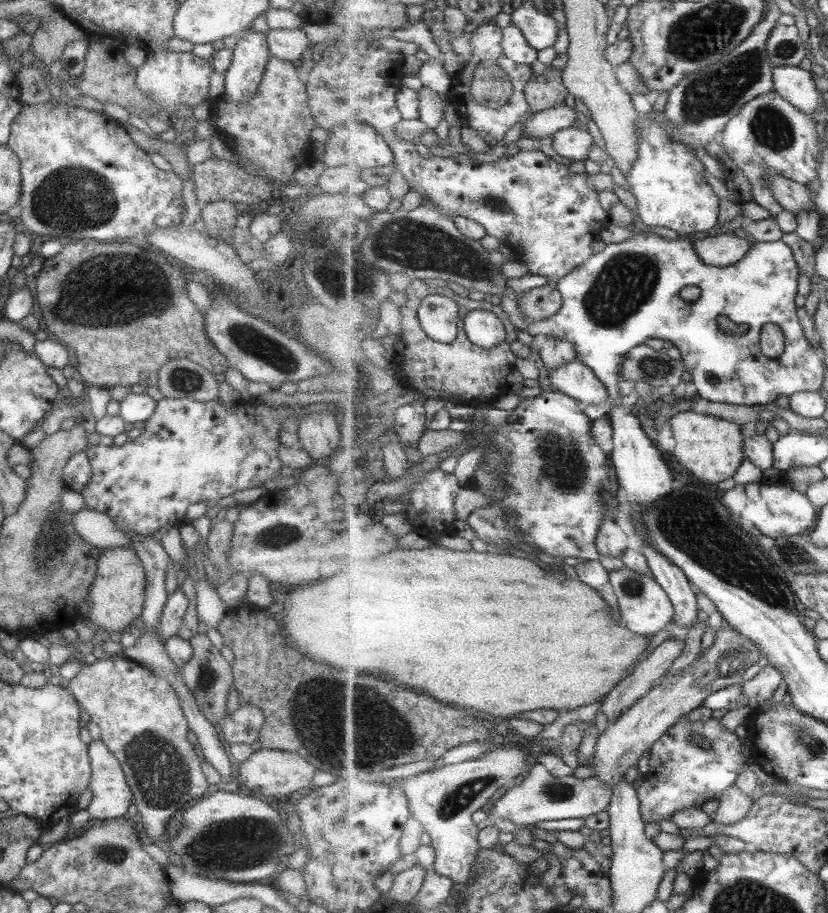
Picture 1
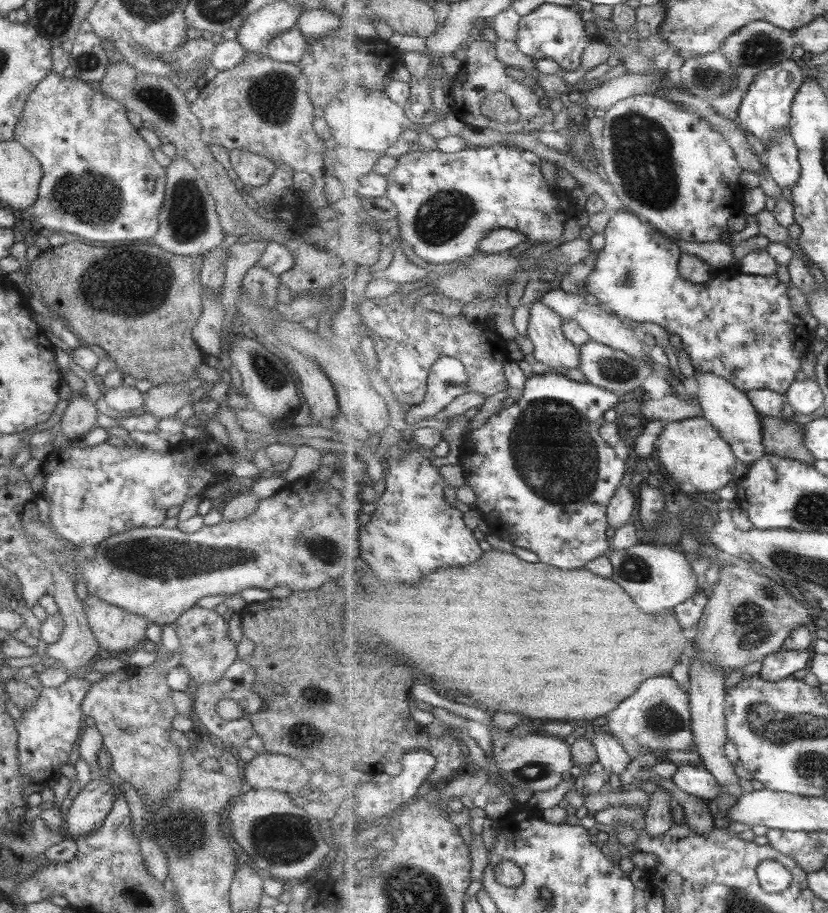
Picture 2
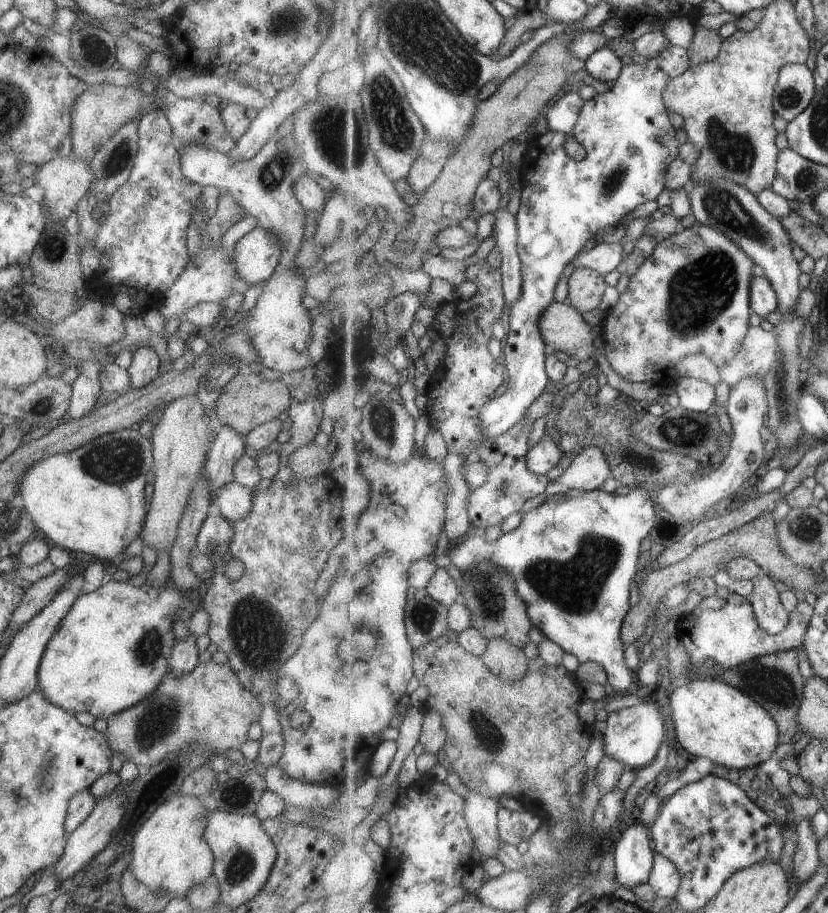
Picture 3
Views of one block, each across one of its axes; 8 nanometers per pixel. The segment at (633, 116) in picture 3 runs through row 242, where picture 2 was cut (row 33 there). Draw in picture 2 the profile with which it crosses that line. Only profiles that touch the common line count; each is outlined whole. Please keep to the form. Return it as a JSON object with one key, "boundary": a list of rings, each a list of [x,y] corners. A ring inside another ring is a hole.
{"boundary":[[[543,3],[520,20],[520,29],[516,43],[518,47],[535,60],[551,58],[561,67],[561,71],[572,71],[579,68],[583,50],[587,48],[586,15],[568,6]]]}

